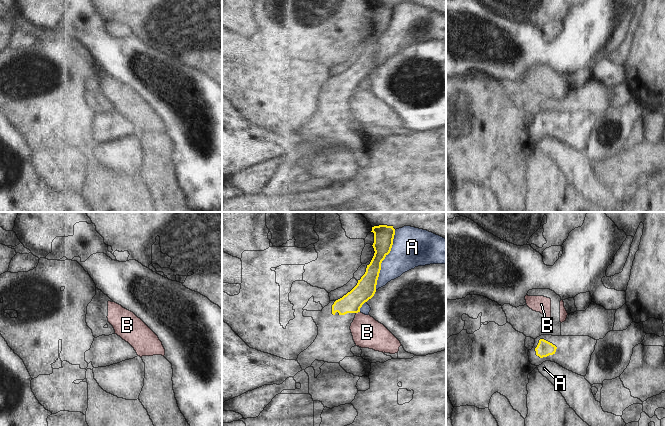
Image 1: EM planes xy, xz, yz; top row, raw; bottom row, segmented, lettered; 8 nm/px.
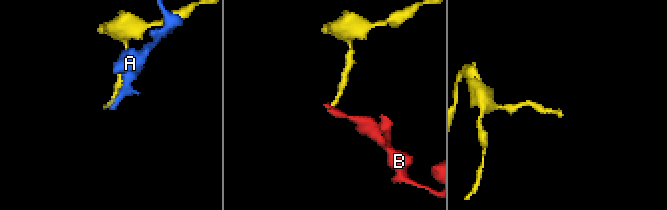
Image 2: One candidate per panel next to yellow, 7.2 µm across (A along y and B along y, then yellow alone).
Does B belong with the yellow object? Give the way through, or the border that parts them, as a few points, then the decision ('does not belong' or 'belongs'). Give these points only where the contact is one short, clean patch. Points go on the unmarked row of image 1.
does not belong

